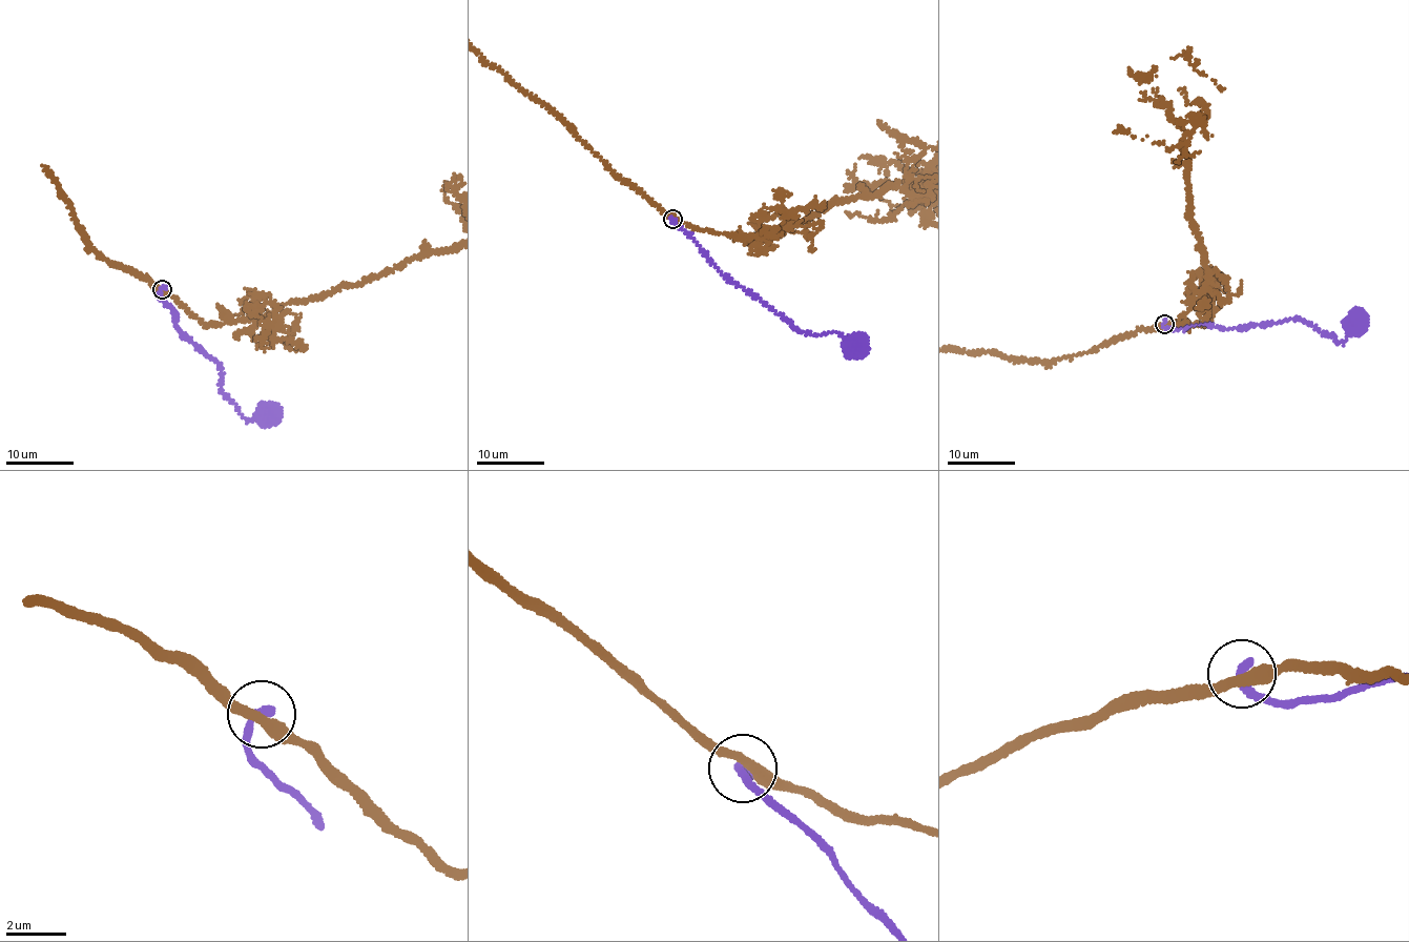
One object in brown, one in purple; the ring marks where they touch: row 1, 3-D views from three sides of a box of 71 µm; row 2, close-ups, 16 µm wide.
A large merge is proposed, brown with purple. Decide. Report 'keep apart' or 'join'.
keep apart

